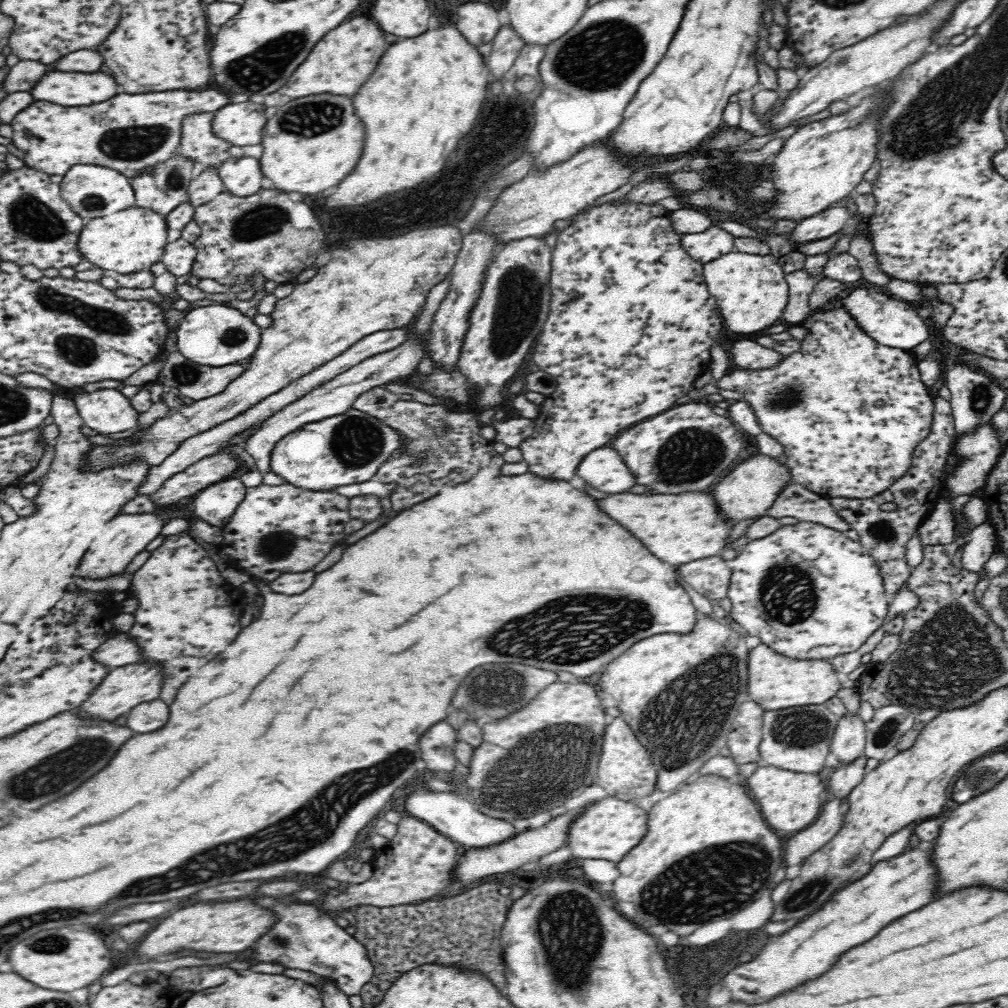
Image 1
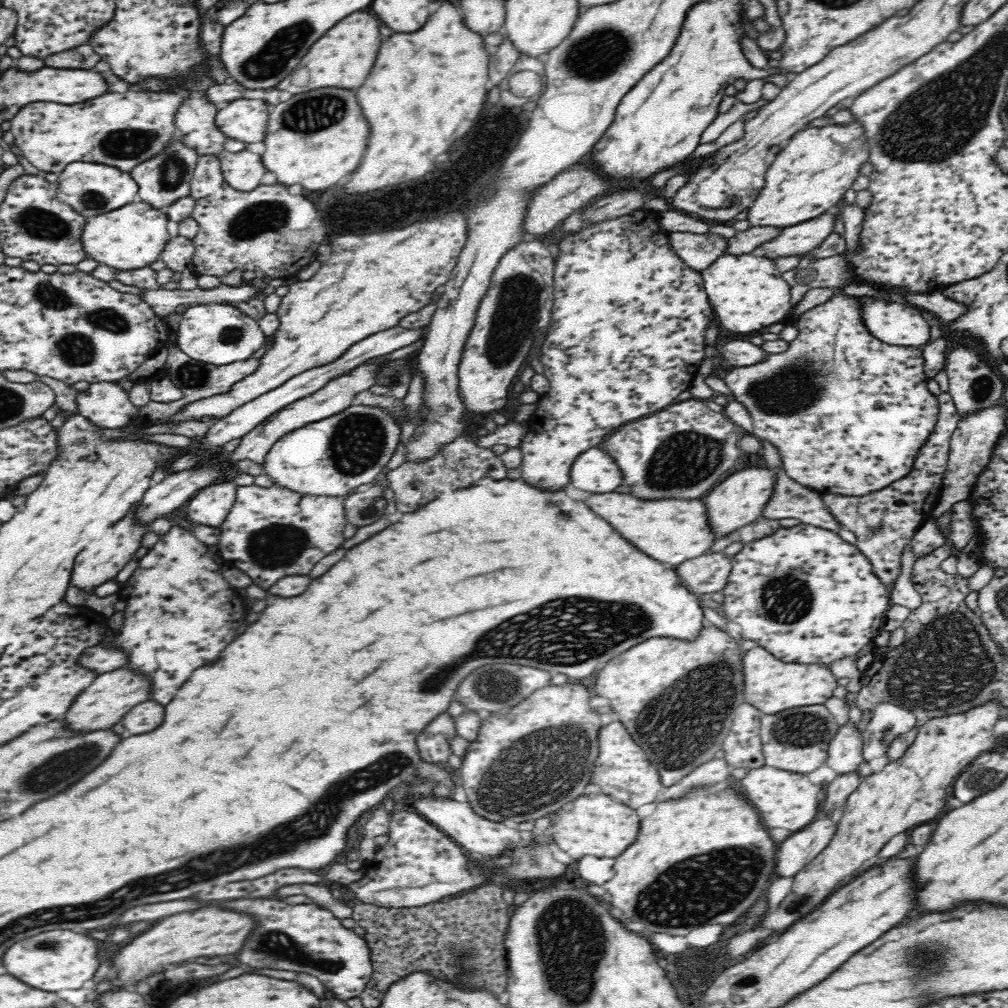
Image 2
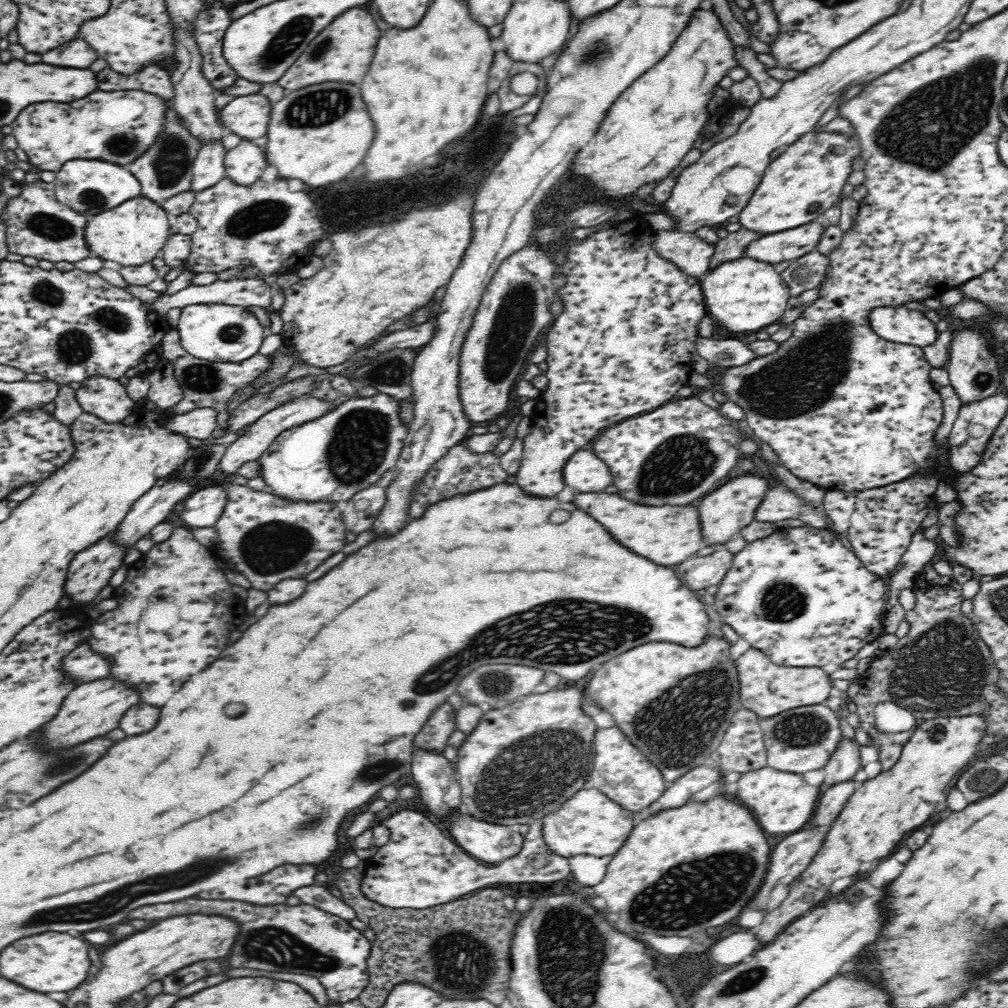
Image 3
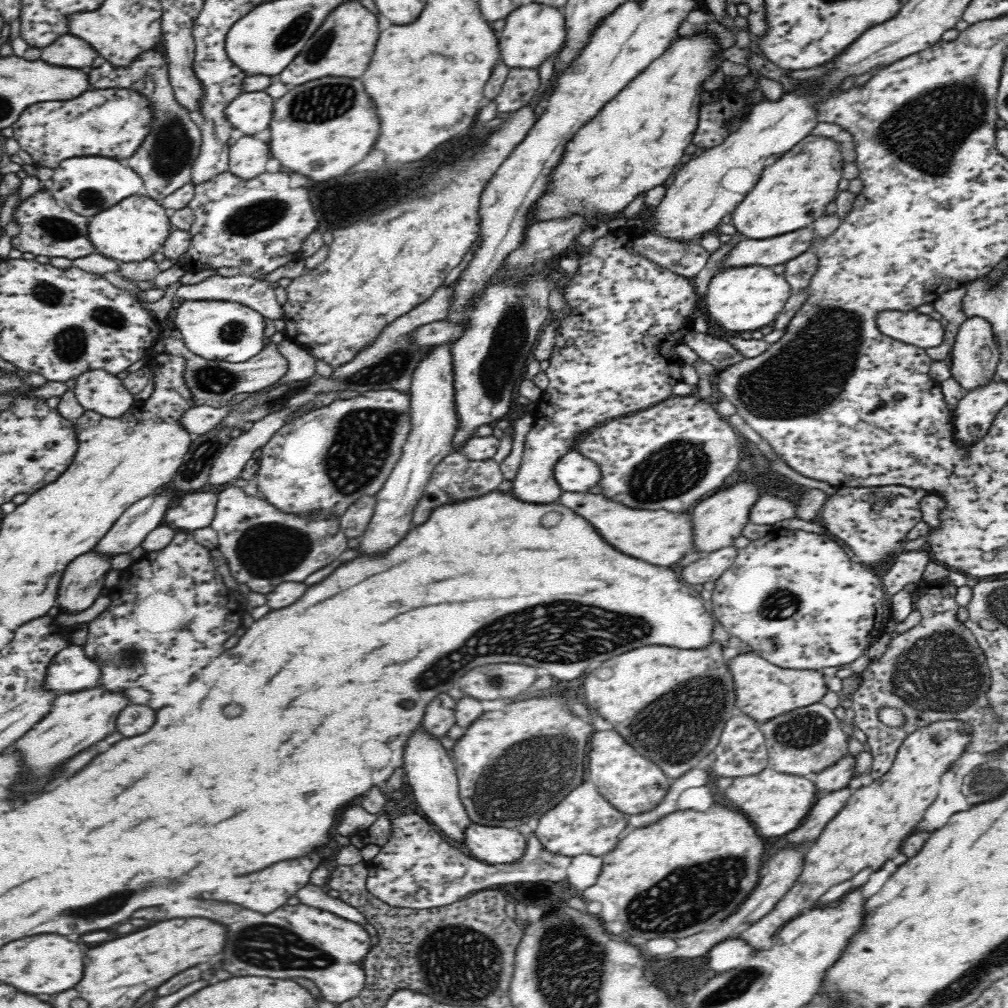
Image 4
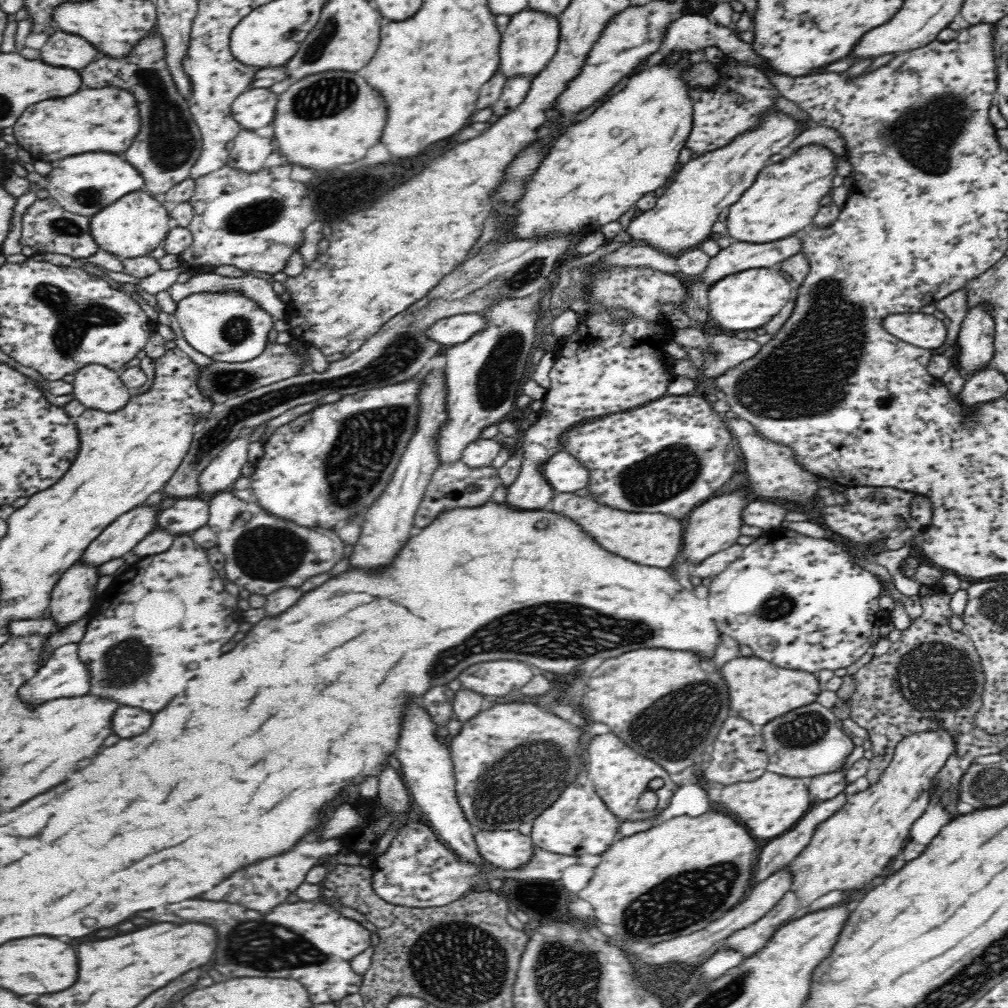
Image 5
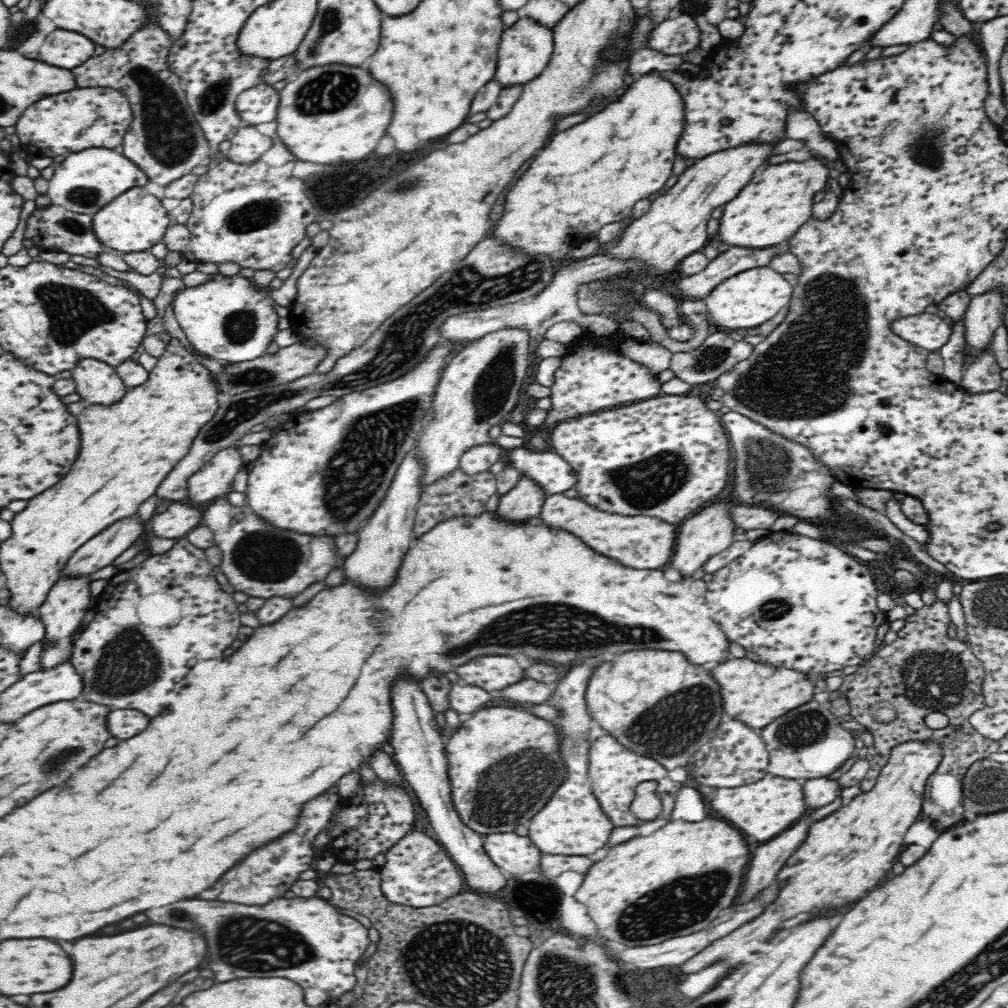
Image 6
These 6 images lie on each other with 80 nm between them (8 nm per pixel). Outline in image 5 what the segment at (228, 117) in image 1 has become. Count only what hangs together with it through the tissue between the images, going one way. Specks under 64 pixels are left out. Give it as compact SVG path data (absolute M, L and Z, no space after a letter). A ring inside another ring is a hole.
M269 88L244 91L231 104L232 119L240 124L241 130L255 131L272 124L278 97Z

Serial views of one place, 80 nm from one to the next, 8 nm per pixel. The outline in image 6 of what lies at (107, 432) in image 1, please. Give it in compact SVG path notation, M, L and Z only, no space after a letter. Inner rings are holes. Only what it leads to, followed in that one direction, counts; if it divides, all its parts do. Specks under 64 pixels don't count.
M85 358L71 372L75 392L87 405L114 406L129 391L115 368L106 362Z

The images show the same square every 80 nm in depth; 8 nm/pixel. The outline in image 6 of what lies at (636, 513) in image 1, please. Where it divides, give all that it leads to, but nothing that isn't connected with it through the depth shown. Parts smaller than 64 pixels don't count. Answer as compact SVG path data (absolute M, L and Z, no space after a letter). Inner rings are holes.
M558 493L547 495L541 513L542 520L548 526L566 528L568 532L576 534L590 548L598 550L604 556L620 560L632 568L662 568L668 564L674 552L674 526L668 522L660 522L650 516L622 516L612 512L602 512L588 506L584 499L572 493Z

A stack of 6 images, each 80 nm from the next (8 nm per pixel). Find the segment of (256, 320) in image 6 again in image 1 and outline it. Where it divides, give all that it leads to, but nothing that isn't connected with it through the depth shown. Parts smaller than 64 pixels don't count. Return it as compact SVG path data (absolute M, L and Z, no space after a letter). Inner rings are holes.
M207 302L188 309L175 332L180 354L197 365L219 367L251 358L260 344L261 328L234 307Z

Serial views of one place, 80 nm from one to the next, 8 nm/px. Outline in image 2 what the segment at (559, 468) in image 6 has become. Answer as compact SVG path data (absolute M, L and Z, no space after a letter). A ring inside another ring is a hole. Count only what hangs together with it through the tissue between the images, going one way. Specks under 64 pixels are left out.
M600 446L586 450L571 468L572 484L588 492L614 492L622 482L624 475L614 461L614 457Z

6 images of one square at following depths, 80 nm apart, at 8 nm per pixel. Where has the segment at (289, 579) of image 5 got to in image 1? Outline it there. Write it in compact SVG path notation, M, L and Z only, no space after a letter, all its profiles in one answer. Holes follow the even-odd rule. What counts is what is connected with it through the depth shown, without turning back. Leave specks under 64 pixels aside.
M289 483L248 487L244 500L223 527L222 552L236 560L240 569L268 583L284 573L310 570L320 564L334 546L343 543L344 528L351 519L349 500L332 491L305 490Z

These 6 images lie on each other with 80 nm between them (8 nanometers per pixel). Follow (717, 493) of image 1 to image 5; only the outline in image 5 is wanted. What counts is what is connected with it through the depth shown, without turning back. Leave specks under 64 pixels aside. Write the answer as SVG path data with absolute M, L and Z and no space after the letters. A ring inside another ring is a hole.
M736 490L730 496L714 496L696 506L696 510L690 512L688 524L686 524L686 534L684 534L684 554L685 560L689 562L702 562L711 554L726 550L729 546L736 544L736 539L741 536L740 529L744 524L743 510L752 501L749 492Z

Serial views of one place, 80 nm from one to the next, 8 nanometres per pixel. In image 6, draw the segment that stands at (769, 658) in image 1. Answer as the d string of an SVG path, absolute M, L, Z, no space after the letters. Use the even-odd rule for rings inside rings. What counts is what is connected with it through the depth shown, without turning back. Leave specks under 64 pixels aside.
M735 658L720 664L712 670L716 682L722 688L724 698L724 710L732 718L740 718L740 722L756 729L762 729L766 724L774 722L778 716L790 712L797 706L814 699L818 691L814 681L810 681L810 675L786 668L774 668L764 662L754 662L748 658Z

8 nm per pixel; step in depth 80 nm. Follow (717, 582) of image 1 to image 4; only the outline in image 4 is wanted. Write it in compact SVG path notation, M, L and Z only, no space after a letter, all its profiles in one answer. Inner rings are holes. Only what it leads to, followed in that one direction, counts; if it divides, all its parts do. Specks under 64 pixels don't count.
M732 545L719 548L686 566L678 566L678 574L689 586L715 582L732 566L738 551Z

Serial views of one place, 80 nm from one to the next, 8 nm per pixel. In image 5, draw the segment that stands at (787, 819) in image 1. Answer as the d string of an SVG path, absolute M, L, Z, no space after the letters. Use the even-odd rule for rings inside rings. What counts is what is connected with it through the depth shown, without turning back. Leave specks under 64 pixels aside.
M768 770L752 782L734 782L721 791L722 808L728 814L740 818L752 832L754 838L774 838L794 828L796 822L810 808L810 792L806 786L808 779L792 778Z

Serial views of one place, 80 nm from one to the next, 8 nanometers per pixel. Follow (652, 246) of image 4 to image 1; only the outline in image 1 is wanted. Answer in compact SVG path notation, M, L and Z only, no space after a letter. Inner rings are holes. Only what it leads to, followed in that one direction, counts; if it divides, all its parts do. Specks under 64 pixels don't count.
M715 224L704 232L683 234L681 243L687 253L691 254L691 258L706 264L735 250L734 239L735 237L731 233Z

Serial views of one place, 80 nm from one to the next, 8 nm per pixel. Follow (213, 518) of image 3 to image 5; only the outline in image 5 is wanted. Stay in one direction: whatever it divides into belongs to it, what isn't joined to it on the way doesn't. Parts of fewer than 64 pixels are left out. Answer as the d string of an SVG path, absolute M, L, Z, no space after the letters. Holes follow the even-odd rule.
M198 496L178 499L175 504L162 509L157 516L157 529L175 536L189 535L208 525L210 499Z

